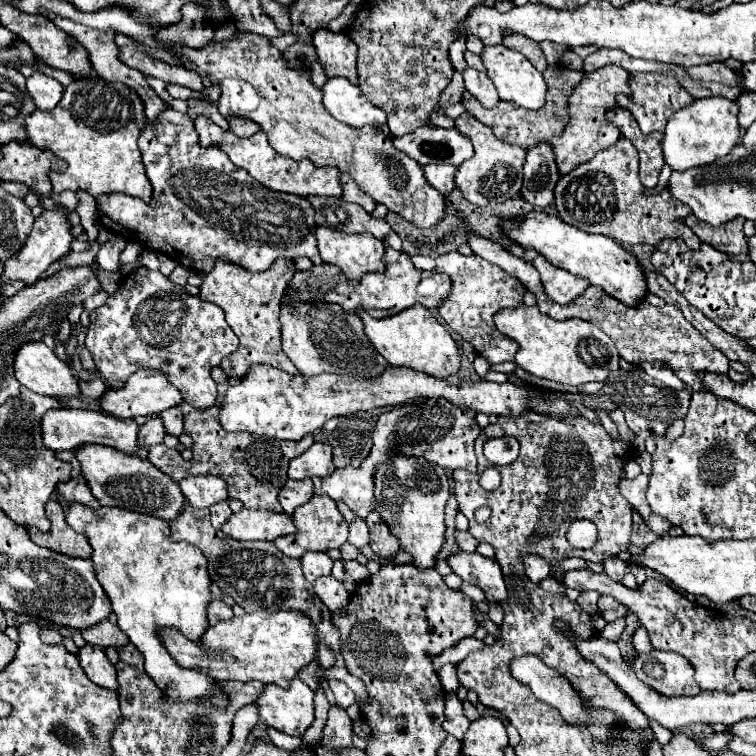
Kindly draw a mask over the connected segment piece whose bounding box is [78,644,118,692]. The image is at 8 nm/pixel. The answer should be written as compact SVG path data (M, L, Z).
M84 646L78 654L80 666L84 668L84 672L88 674L88 678L102 686L102 688L110 688L112 692L118 692L118 676L116 676L116 668L110 664L108 656L104 654L102 648L94 648L94 646Z

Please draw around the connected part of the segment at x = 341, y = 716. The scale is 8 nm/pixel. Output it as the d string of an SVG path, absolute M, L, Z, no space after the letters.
M332 706L328 712L328 722L324 726L322 746L324 750L342 750L352 748L352 720L346 714L346 710Z

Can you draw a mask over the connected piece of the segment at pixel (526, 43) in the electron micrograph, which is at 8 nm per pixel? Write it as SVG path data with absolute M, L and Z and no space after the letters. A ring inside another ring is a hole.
M514 34L514 36L506 36L502 44L504 44L506 48L510 48L510 50L516 50L516 52L524 54L524 56L532 62L532 66L534 66L536 70L544 72L544 68L548 68L548 62L546 62L542 50L538 48L538 43L528 40L526 36L516 36L516 34Z

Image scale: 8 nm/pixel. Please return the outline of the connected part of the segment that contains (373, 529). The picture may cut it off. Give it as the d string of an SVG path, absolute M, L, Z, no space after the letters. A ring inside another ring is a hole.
M370 512L366 518L366 524L370 528L370 548L382 556L382 558L390 558L398 552L400 544L398 540L390 534L388 526L384 524L384 520L380 518L378 512Z

